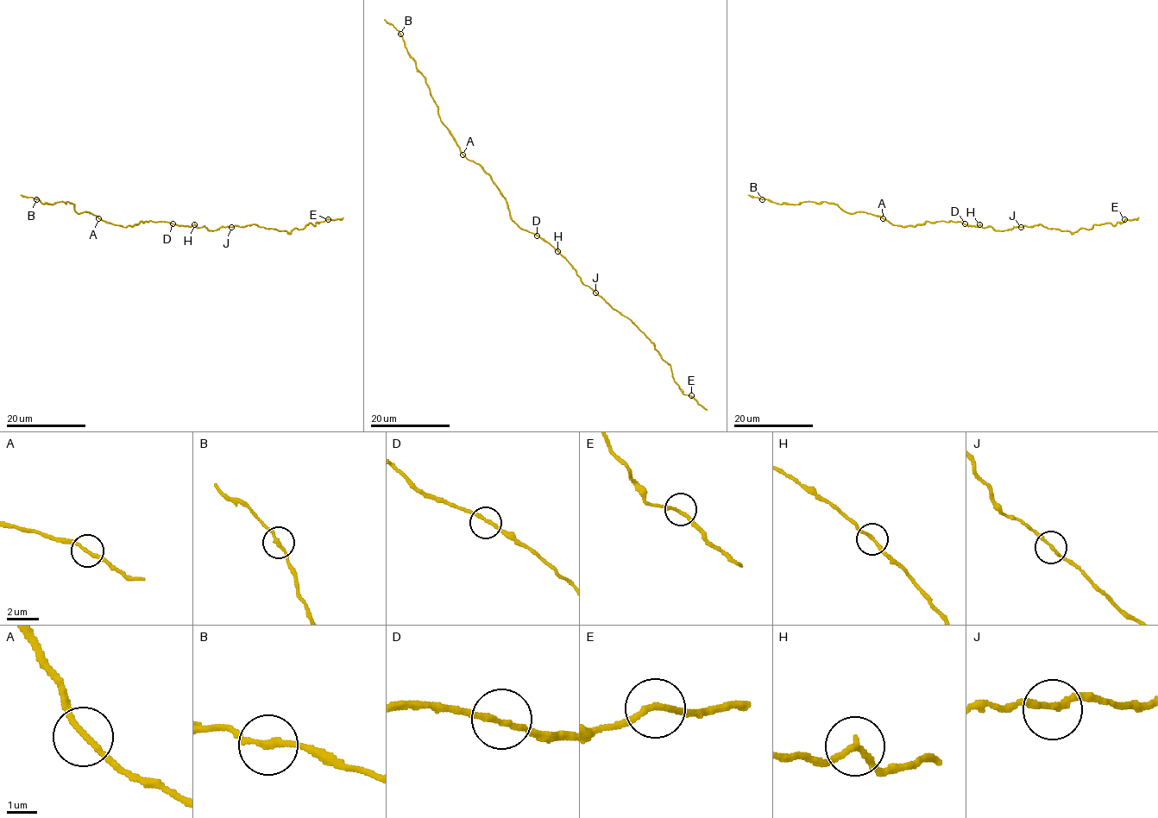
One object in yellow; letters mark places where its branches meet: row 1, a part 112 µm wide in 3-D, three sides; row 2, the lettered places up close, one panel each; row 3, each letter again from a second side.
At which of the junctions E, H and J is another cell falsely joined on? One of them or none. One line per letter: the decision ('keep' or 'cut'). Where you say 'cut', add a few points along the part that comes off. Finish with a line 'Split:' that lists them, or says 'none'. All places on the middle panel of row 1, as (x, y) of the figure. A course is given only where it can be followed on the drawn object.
E: keep
H: keep
J: keep
Split: none

